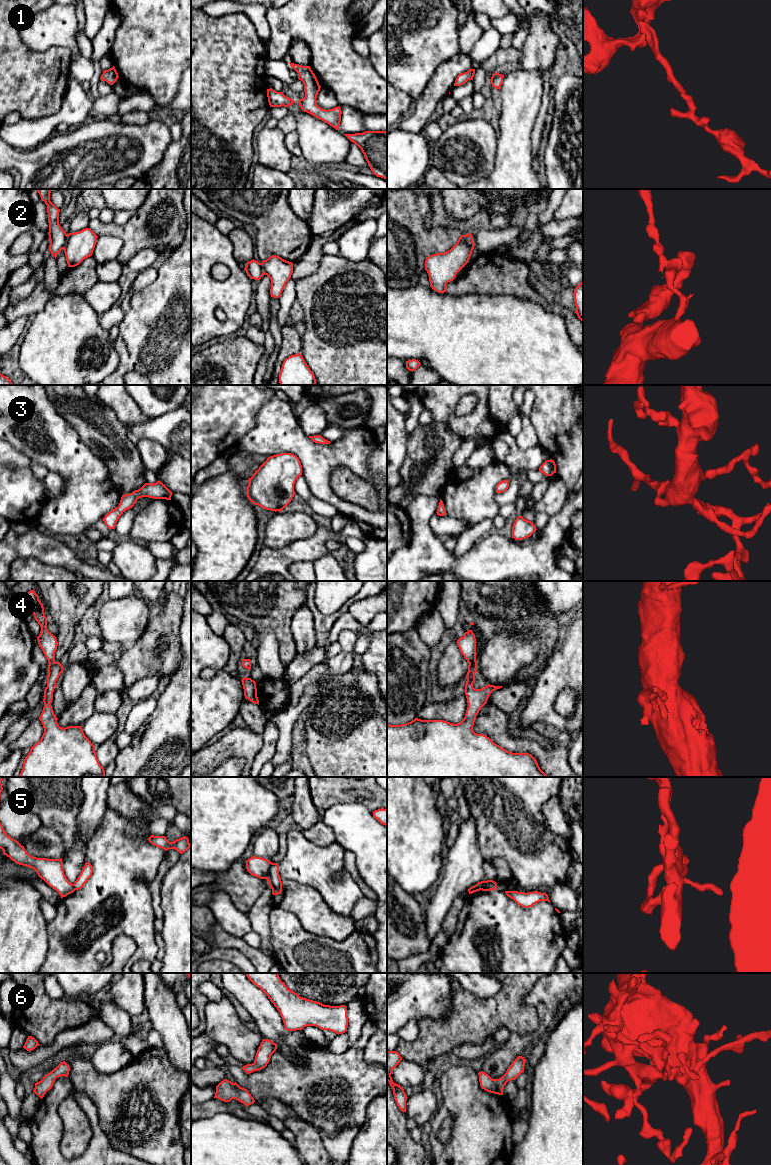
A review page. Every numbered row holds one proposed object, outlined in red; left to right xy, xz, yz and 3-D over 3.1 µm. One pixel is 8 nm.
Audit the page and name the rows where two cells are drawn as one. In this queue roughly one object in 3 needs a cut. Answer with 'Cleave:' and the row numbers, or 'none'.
Cleave: 2, 5

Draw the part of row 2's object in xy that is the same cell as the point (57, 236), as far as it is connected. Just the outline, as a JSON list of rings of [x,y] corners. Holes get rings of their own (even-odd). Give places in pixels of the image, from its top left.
[[[35,189],[40,197],[41,200],[45,202],[47,205],[47,213],[48,213],[48,223],[49,223],[49,251],[55,257],[57,254],[64,249],[64,246],[67,241],[68,235],[63,230],[63,228],[59,224],[59,212],[58,209],[51,201],[50,201],[50,189]]]

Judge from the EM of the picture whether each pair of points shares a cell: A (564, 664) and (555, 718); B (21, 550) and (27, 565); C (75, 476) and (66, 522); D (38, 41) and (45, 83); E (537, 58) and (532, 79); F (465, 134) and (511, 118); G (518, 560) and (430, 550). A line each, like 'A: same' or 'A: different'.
A: same
B: different
C: same
D: different
E: different
F: different
G: same

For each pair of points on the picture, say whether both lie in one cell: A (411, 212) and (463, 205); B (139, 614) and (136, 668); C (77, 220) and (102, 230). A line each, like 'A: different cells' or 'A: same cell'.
A: different cells
B: different cells
C: different cells

